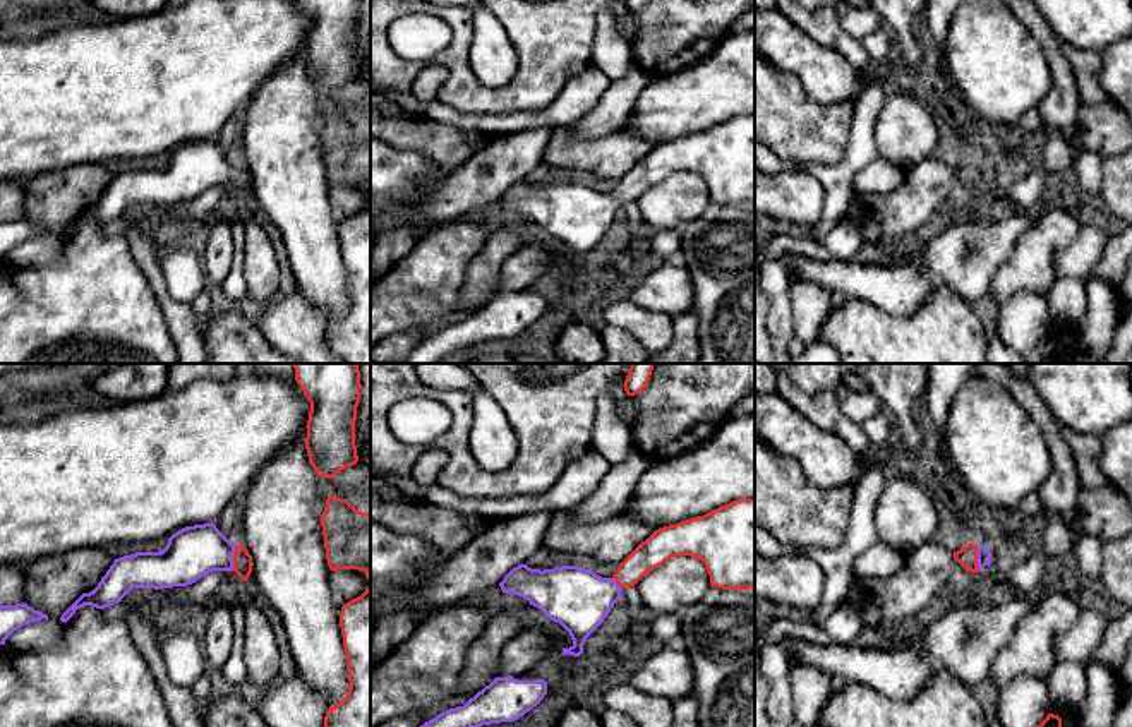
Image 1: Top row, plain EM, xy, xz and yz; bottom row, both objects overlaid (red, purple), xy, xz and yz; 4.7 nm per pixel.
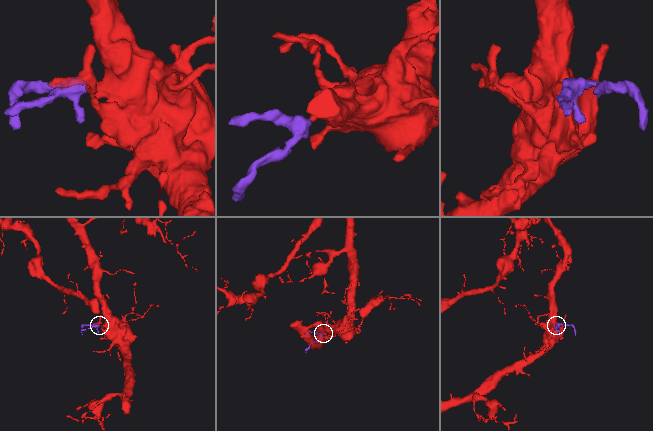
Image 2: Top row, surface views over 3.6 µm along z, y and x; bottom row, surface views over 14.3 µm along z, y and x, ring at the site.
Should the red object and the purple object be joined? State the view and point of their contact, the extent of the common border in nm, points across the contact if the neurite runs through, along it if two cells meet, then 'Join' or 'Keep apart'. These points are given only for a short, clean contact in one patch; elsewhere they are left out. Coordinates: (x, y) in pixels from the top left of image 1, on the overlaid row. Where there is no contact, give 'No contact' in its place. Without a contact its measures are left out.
Touches red at xy (234, 558). Shared border 120 nm. Path across: xy (242, 561), (234, 558), (216, 552), (192, 552). Join

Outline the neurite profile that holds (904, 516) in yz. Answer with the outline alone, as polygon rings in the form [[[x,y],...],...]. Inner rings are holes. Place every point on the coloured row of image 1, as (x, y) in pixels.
[[[907,478],[887,480],[873,509],[876,538],[904,554],[935,538],[940,520],[933,499]]]

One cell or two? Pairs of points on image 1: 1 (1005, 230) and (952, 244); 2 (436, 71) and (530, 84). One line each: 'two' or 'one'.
1: one
2: two

